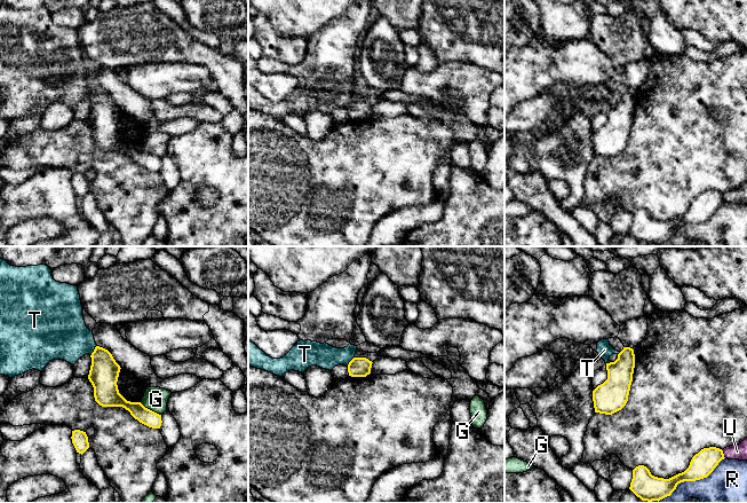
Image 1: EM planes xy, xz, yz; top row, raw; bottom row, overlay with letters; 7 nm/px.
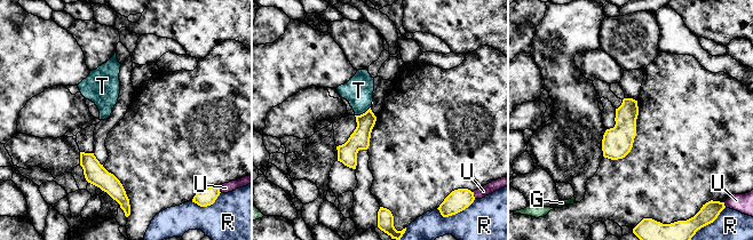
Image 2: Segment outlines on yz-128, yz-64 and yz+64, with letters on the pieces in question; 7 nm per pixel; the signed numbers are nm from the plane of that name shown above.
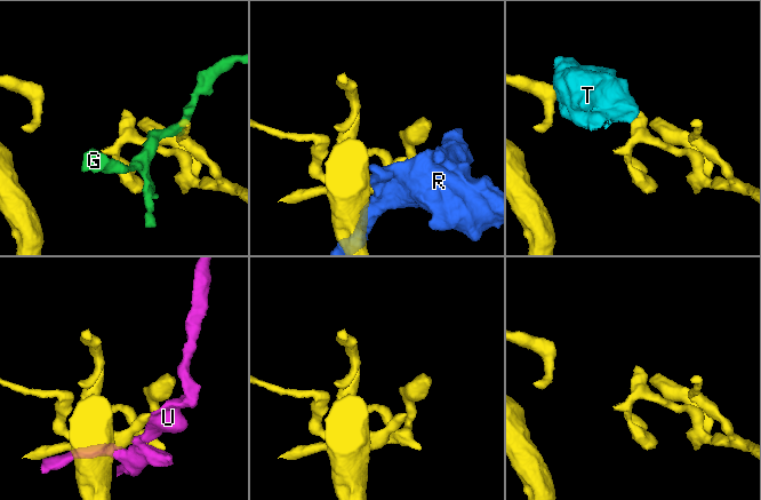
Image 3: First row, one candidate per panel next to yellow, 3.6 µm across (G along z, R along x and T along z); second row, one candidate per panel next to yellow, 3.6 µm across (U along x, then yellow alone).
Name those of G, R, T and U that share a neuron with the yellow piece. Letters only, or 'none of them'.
none of them

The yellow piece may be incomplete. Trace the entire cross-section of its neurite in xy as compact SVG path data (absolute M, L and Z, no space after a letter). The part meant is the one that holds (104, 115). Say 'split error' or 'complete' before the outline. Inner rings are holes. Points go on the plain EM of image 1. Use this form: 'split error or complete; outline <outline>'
complete; outline M96 89L90 101L88 123L94 131L95 144L102 150L122 150L140 166L152 172L160 172L161 158L145 151L141 146L127 144L119 136L117 125L121 111L112 97Z

